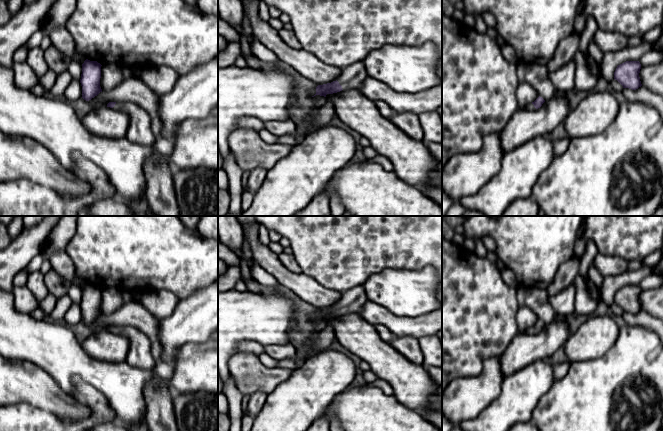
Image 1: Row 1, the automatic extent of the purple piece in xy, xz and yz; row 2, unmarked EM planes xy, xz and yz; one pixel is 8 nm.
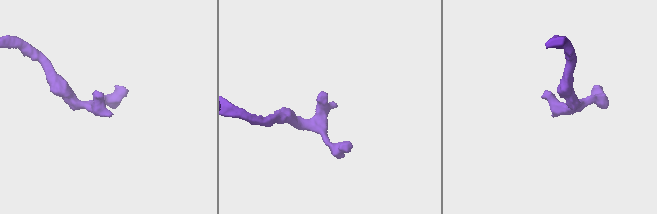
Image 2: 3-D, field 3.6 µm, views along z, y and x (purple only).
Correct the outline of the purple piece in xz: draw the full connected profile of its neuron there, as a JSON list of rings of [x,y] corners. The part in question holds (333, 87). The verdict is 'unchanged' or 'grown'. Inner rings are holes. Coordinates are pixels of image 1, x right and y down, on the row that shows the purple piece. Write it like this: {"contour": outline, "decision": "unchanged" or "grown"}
{"contour": [[[356,62],[342,69],[340,77],[331,83],[318,85],[316,95],[326,97],[327,94],[333,94],[347,89],[359,88],[368,77],[366,68],[362,62]]], "decision": "grown"}

